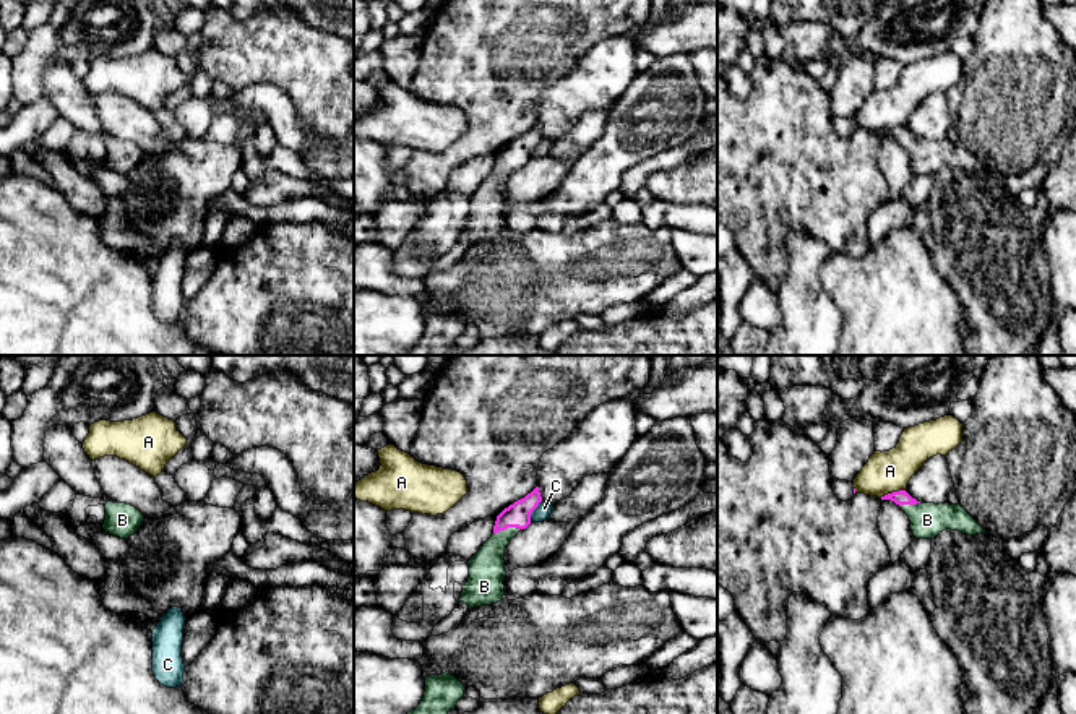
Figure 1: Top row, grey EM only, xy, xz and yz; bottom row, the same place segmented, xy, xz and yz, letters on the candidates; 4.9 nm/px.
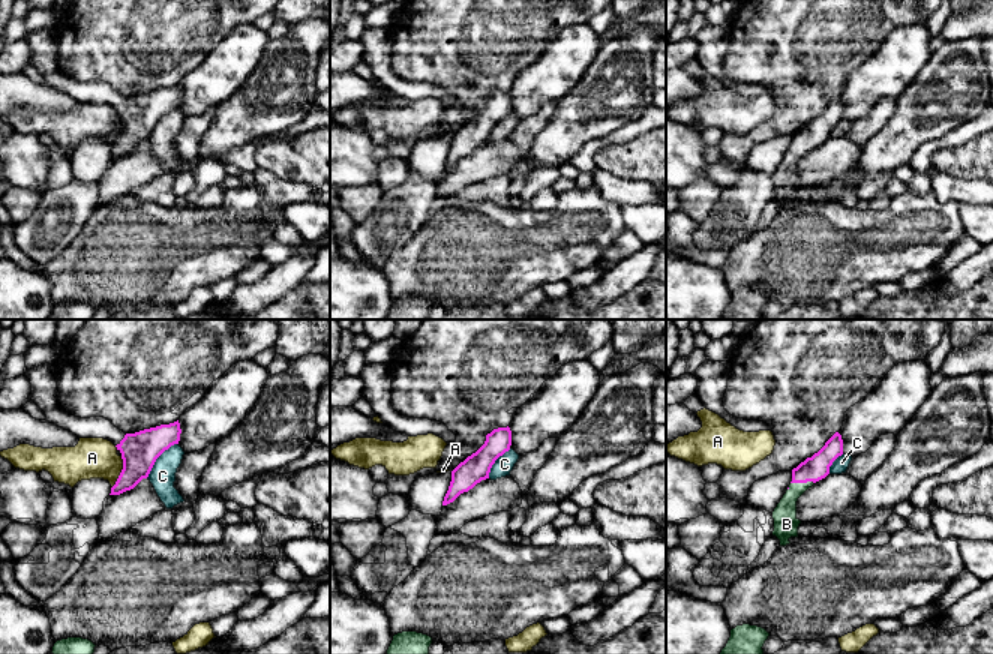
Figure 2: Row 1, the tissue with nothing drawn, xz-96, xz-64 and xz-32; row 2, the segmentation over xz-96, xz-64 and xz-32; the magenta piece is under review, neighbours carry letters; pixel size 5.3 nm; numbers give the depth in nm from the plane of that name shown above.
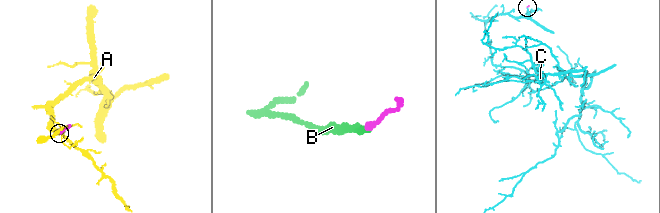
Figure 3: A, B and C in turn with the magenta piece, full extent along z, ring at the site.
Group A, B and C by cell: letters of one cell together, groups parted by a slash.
A / B / C

